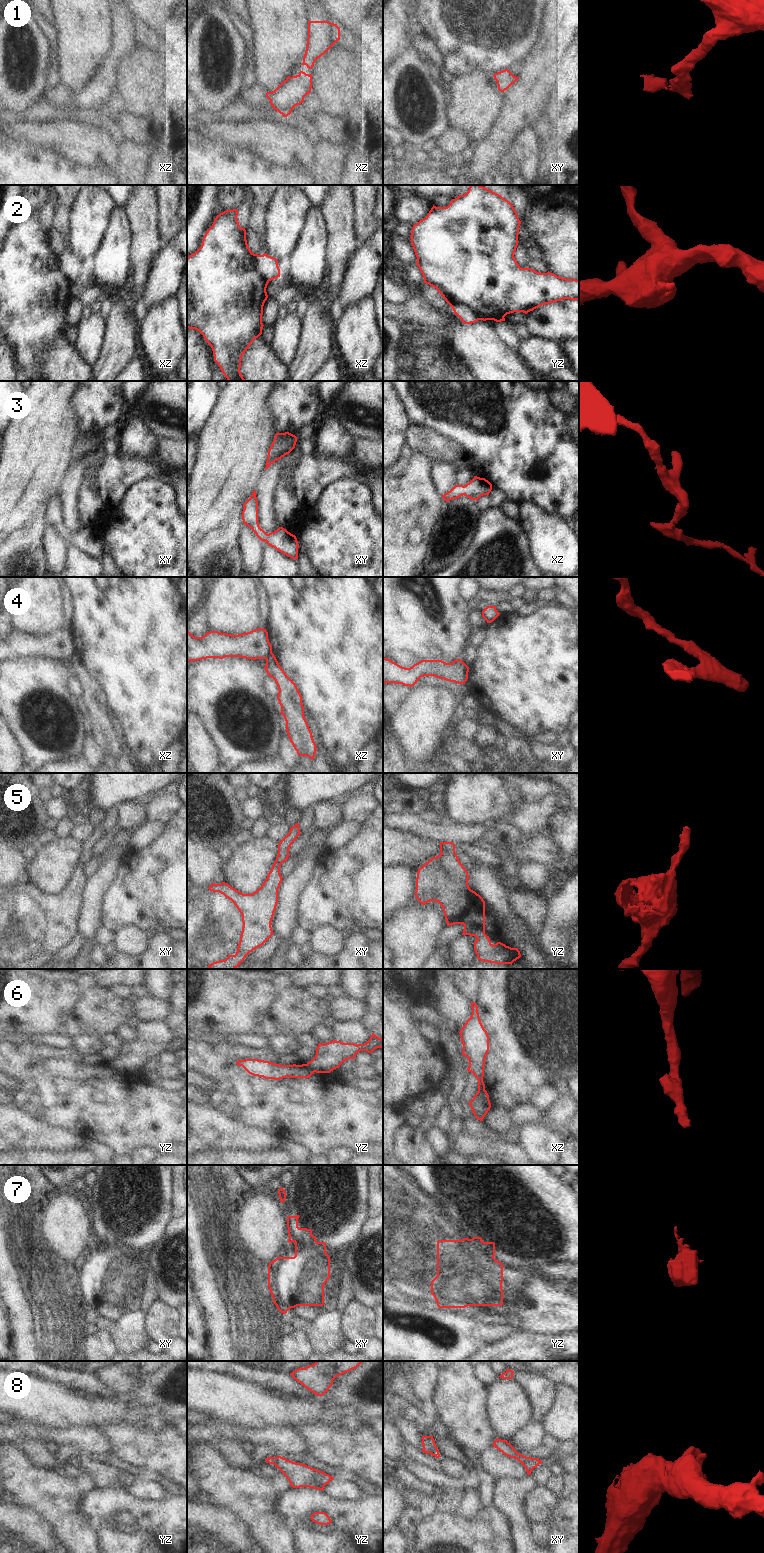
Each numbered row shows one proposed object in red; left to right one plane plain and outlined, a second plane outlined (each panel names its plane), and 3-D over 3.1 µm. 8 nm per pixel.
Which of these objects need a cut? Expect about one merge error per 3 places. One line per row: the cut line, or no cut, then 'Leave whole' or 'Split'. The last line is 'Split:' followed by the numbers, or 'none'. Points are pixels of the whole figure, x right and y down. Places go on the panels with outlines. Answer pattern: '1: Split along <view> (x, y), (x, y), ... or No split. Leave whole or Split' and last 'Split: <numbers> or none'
1: No split. Leave whole
2: Split along xz (253, 254), (258, 261), (256, 269), (268, 281). Split
3: No split. Leave whole
4: Split along xz (271, 652), (265, 658). Split
5: No split. Leave whole
6: Split along yz (305, 1064), (314, 1071). Split
7: Split along xy (295, 1241), (318, 1243), (325, 1249). Split
8: Split along yz (278, 1457), (273, 1464). Split
Split: 2, 4, 6, 7, 8

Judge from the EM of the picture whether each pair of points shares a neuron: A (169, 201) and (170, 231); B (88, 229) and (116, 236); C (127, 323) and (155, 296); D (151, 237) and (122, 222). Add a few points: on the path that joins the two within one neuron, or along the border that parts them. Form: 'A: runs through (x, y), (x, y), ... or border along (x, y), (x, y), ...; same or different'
A: runs through (169, 208), (170, 224); same
B: border along (114, 211), (102, 247), (95, 254); different
C: border along (146, 288), (146, 294), (141, 303), (141, 313); different
D: border along (125, 205), (133, 233), (131, 251); different

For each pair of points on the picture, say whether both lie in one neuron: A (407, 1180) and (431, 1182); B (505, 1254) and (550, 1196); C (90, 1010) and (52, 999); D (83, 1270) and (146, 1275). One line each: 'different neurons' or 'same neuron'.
A: different neurons
B: same neuron
C: same neuron
D: different neurons

